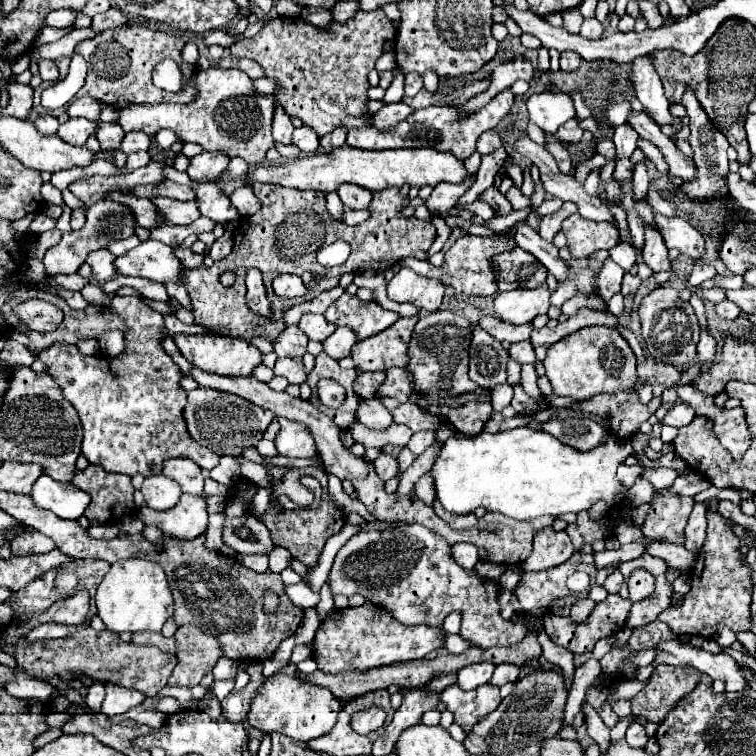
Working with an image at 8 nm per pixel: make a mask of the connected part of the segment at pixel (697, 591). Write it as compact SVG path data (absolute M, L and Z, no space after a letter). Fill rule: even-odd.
M707 512L707 538L697 556L695 568L691 570L691 590L685 594L685 602L679 608L667 608L659 614L677 636L697 634L703 638L713 638L721 628L729 627L733 632L750 630L751 623L751 578L749 566L741 564L739 538L725 524L725 518ZM727 622L727 624L719 624Z

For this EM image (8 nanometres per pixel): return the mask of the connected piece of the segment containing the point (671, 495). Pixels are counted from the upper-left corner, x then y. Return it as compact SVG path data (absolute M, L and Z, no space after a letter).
M663 488L651 498L651 508L641 532L653 540L667 540L683 544L683 528L689 520L695 500Z

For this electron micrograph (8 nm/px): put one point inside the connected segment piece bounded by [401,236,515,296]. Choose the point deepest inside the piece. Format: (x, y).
(467, 267)

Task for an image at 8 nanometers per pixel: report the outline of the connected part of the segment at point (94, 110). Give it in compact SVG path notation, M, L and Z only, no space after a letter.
M79 98L79 100L75 100L69 108L67 108L67 112L69 112L69 116L83 116L83 118L87 118L87 120L91 120L91 122L101 122L99 120L99 114L101 114L101 106L99 106L99 102L97 100L91 100L91 98Z

